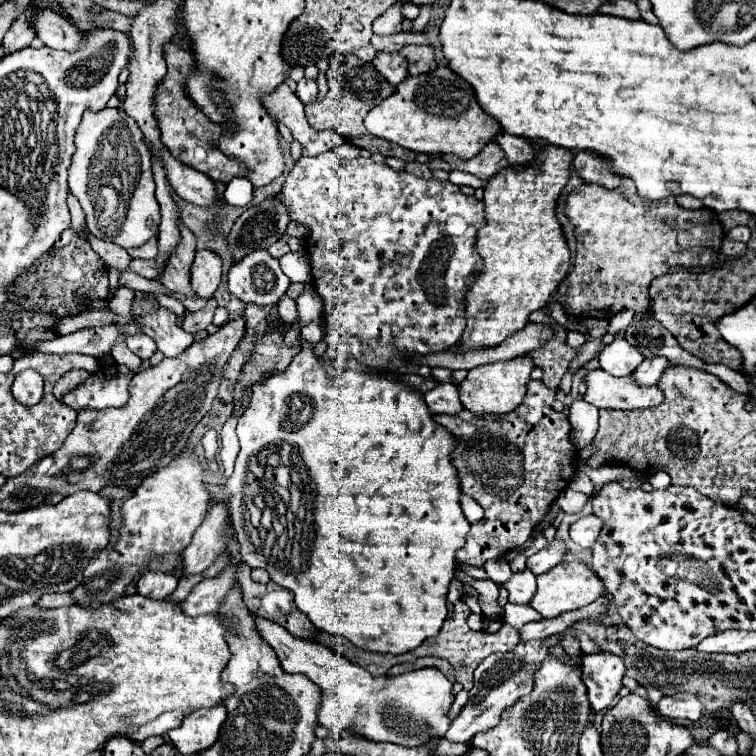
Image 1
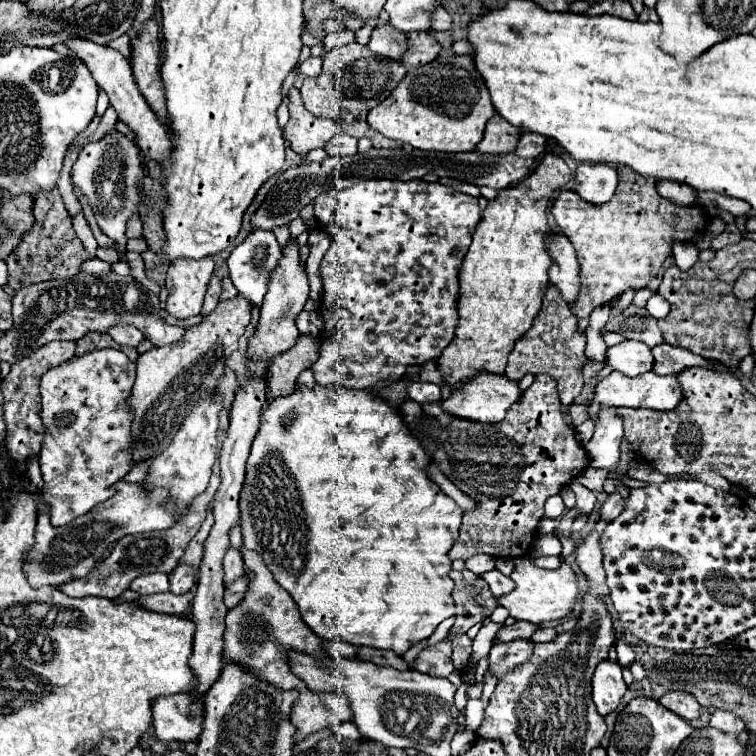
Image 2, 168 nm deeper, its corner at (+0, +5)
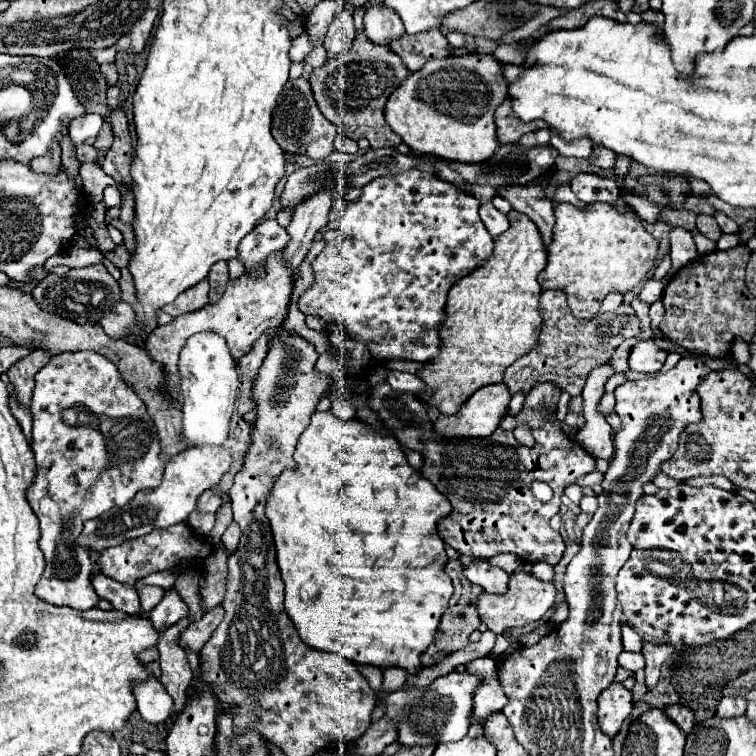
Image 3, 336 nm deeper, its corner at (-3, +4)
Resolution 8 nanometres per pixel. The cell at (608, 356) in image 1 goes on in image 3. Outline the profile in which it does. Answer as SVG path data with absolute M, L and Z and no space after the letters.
M640 341L630 349L628 365L638 373L658 373L668 357L668 351L660 349L652 341Z

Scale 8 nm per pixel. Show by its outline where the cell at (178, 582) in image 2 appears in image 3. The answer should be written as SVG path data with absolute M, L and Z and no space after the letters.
M172 587L172 589L166 589L164 593L164 599L150 611L148 619L152 621L152 625L158 629L158 631L164 631L166 627L178 623L182 617L186 617L190 613L186 601L180 597L180 593Z

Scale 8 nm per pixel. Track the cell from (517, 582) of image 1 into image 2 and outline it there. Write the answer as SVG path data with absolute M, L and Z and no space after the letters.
M491 570L491 572L485 572L481 574L483 580L489 584L489 590L495 594L495 596L503 596L503 594L509 594L513 590L513 582L511 578L503 576L499 570Z

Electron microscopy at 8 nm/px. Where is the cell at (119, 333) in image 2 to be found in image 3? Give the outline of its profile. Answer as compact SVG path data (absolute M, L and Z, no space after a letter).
M116 303L100 321L102 329L116 339L126 339L126 331L130 331L130 323L134 323L134 311L130 311L128 303Z

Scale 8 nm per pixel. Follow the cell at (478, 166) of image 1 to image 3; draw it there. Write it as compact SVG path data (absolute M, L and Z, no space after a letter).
M506 99L494 113L494 121L496 121L496 135L498 135L498 143L506 145L506 143L518 143L522 135L534 131L534 129L542 129L546 127L546 123L534 121L534 123L522 123L520 119L516 119L510 111L510 101Z

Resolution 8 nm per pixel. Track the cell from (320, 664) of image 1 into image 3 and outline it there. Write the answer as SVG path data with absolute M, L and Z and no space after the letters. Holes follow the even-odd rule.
M452 671L448 675L438 677L434 683L430 683L428 687L408 687L402 685L396 691L380 691L382 695L382 705L384 705L384 717L388 717L390 721L394 721L396 729L398 729L398 743L404 747L412 747L412 745L438 745L438 743L452 743L458 741L466 735L468 725L470 725L470 715L472 715L472 695L478 687L482 677L472 675L468 671ZM424 707L430 709L440 709L440 711L450 711L450 715L444 719L442 727L426 727L420 725L420 715L418 711L422 711Z

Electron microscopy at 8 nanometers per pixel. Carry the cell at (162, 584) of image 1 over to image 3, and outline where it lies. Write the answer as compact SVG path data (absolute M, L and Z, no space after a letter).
M144 585L138 591L138 595L140 595L140 601L142 601L142 615L148 615L148 611L152 611L162 601L164 589L156 587L156 585Z

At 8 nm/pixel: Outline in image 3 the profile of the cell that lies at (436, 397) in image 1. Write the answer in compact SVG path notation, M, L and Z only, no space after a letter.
M390 371L386 381L390 383L390 387L394 387L394 391L414 393L414 395L426 393L426 387L418 375L410 375L410 373L402 373L402 371Z

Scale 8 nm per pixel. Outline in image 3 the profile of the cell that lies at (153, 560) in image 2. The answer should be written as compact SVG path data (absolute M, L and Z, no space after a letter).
M204 491L197 500L196 509L200 511L214 511L214 507L220 505L220 495L216 495L214 491Z

